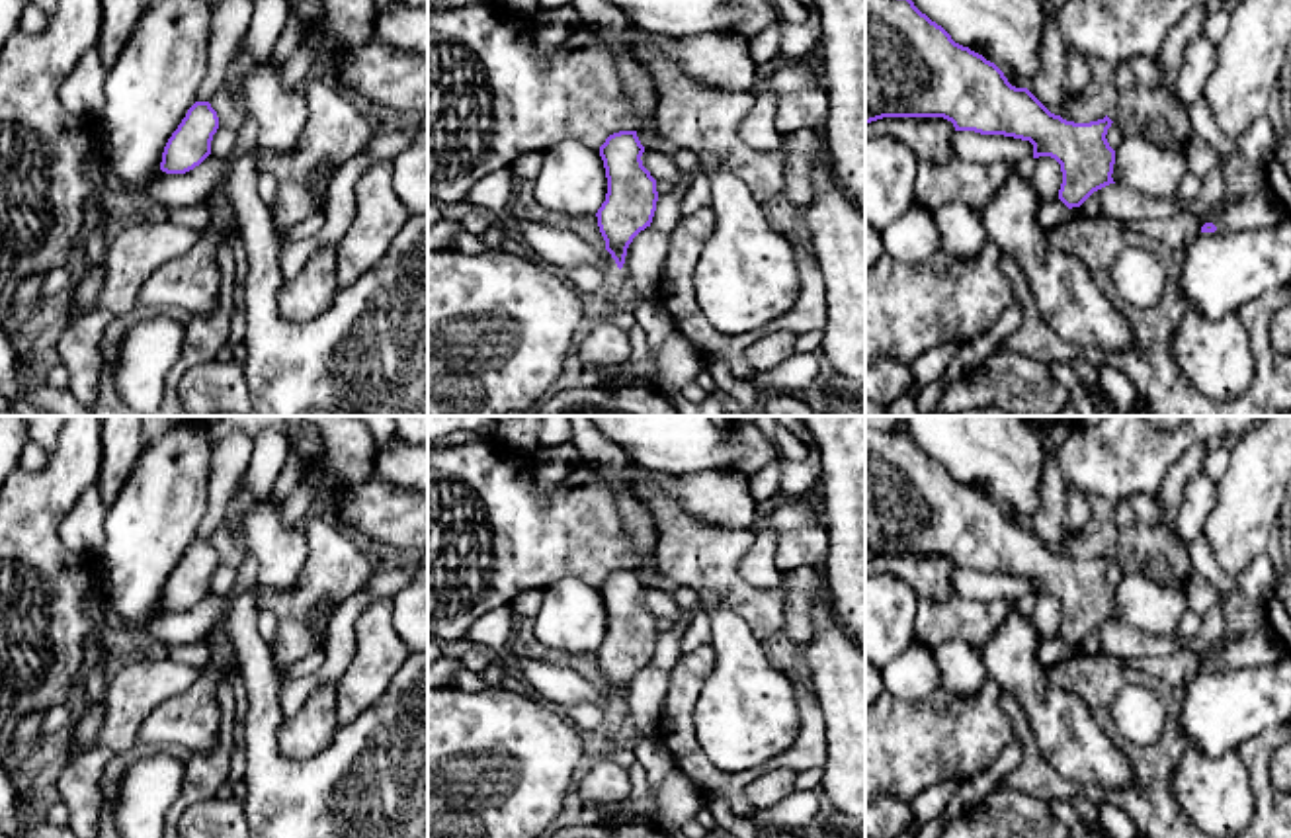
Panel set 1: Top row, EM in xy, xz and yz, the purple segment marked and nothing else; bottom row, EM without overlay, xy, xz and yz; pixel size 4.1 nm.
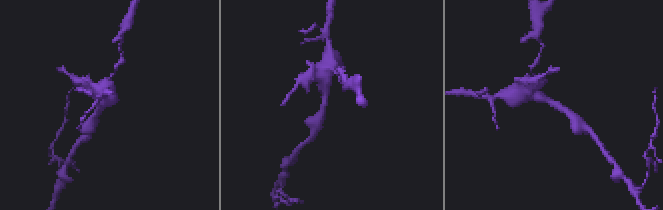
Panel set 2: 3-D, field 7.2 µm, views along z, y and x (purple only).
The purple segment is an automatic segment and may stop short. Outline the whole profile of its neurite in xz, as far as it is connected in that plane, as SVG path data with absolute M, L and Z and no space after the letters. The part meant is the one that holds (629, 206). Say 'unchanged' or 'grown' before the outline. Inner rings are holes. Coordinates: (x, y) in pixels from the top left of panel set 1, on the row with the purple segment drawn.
unchanged; M619 131L600 147L604 160L607 193L598 209L598 227L605 240L605 250L621 270L633 238L650 227L658 191L656 180L643 166L645 147L637 131Z

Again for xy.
unchanged; M195 102L178 129L168 139L160 170L166 174L186 174L211 154L211 141L219 129L217 111L209 102Z

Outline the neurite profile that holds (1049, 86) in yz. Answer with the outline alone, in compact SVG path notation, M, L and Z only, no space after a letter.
M1045 14L1041 27L1039 70L1027 82L1027 90L1055 115L1061 115L1074 100L1064 74L1066 45L1055 23L1055 16Z

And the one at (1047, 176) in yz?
M1051 156L1035 158L1035 170L1033 170L1031 184L1041 201L1059 199L1059 189L1062 184L1061 164Z

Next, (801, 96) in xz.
M816 49L816 64L797 64L777 68L771 74L771 90L775 96L775 129L781 137L789 137L801 129L826 125L830 113L830 98L824 86L822 53Z

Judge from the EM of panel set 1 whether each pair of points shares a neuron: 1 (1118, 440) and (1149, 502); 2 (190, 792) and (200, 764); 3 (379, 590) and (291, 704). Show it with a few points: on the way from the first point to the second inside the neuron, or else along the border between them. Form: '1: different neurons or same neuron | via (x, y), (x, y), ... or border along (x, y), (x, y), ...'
1: different neurons | border along (1153, 493), (1137, 493), (1129, 501)
2: same neuron | via (196, 786), (200, 770)
3: same neuron | via (348, 612), (340, 624), (338, 657), (321, 674)

